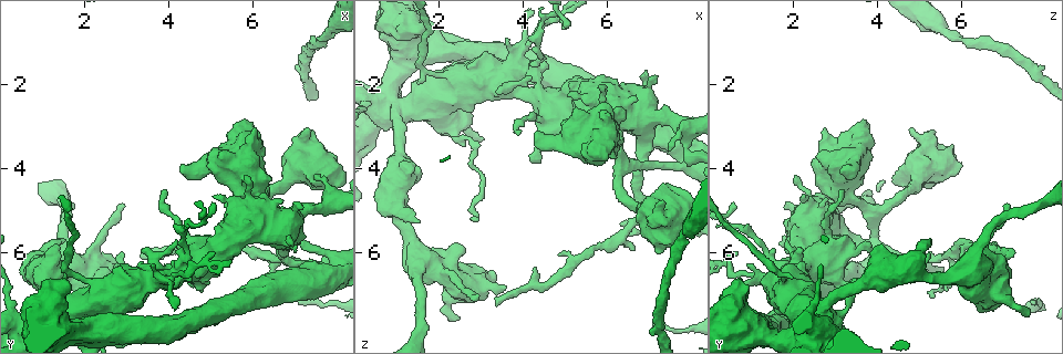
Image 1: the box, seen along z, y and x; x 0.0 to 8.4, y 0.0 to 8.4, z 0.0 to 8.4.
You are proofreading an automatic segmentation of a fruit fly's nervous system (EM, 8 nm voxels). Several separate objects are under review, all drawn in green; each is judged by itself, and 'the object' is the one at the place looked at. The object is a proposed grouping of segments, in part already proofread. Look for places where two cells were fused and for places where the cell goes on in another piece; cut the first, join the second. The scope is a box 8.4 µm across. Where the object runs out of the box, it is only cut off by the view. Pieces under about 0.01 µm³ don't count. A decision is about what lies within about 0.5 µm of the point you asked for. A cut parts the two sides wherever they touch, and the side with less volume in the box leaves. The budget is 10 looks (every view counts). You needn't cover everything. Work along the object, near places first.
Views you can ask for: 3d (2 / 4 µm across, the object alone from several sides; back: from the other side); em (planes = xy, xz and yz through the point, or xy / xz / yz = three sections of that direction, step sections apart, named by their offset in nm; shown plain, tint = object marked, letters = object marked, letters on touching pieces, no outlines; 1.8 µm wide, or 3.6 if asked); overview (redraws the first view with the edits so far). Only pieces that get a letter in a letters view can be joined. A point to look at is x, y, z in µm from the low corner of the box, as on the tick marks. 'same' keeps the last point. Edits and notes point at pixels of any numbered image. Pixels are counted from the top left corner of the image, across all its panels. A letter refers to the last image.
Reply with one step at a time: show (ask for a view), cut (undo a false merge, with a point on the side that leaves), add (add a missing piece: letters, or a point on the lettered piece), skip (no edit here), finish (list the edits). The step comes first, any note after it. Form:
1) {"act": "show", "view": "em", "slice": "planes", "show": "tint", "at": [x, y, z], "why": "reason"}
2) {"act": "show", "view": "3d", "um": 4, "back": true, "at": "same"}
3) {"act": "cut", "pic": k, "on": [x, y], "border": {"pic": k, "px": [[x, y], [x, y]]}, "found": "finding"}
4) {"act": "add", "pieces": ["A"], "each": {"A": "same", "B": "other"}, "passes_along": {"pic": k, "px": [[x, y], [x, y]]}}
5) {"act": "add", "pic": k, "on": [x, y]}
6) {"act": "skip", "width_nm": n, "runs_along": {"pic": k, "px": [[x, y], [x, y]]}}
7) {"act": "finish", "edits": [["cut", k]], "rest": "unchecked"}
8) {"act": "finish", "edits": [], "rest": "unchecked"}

{"act": "show", "view": "3d", "um": 4, "at": [1.10, 7.50, 2.60]}

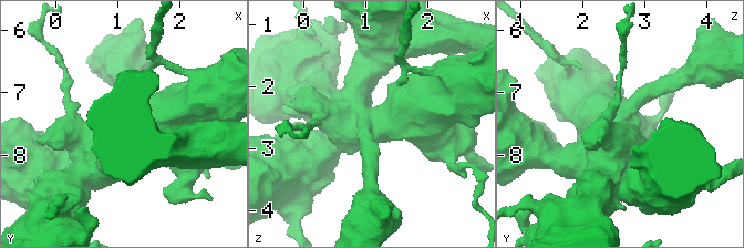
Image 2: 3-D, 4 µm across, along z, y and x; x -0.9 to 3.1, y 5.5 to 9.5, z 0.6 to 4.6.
{"act": "show", "view": "em", "um": 3.6, "slice": "yz", "step": 8, "show": "tint", "at": [1.10, 7.55, 2.60]}

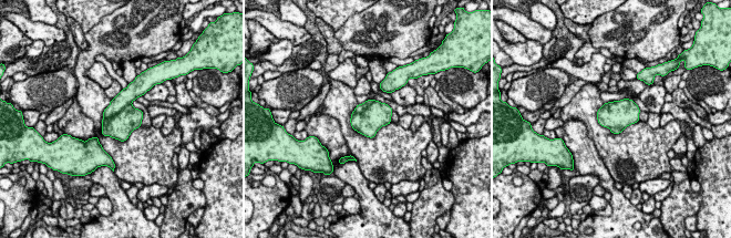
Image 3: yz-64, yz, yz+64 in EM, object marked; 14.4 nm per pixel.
{"act": "show", "view": "em", "um": 3.6, "slice": "planes", "show": "letters", "at": "same"}

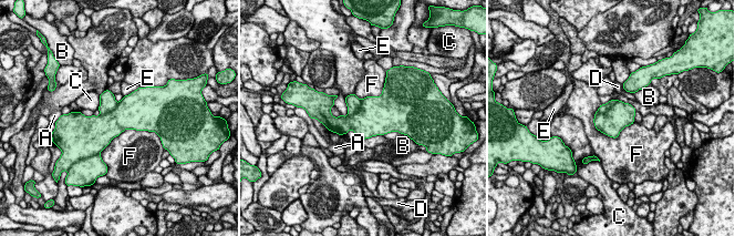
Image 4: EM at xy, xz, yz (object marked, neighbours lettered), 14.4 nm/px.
{"act": "skip", "each": {"A": "other", "B": "other", "C": "other", "D": "other", "E": "other", "F": "other"}, "border": {"pic": 4, "px": [[592, 119], [613, 137], [633, 122]]}, "found": "all the same cell"}

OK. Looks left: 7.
{"act": "show", "view": "3d", "um": 4, "at": [3.70, 6.70, 1.60], "why": "calibre changes"}

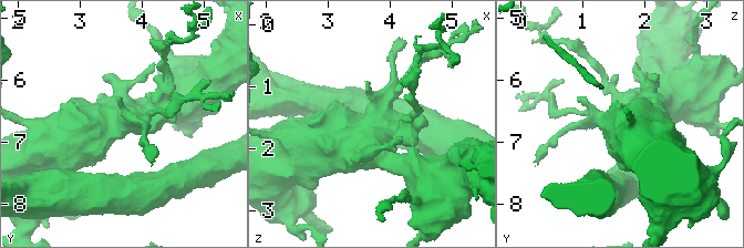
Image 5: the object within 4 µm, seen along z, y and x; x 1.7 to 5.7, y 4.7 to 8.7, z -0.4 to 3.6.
{"act": "show", "view": "em", "um": 3.6, "slice": "planes", "show": "letters", "at": [3.65, 6.70, 1.65]}

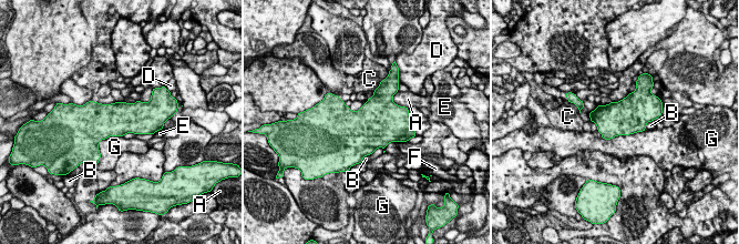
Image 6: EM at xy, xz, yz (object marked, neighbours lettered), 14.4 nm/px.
{"act": "skip", "each": {"A": "other", "B": "other", "C": "other", "D": "other", "E": "other", "F": "other", "G": "other"}, "border": {"pic": 6, "px": [[645, 129], [609, 139], [601, 138]]}, "found": "all the same cell"}

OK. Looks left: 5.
{"act": "show", "view": "3d", "um": 2, "at": [6.85, 5.75, 3.85], "why": "sudden change in width"}

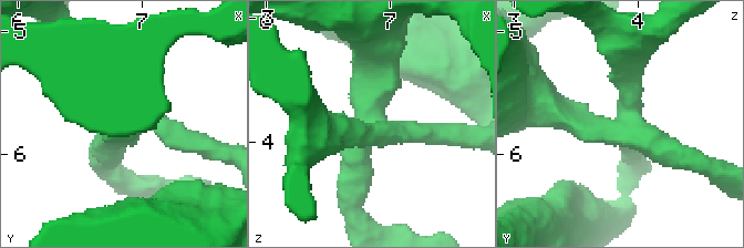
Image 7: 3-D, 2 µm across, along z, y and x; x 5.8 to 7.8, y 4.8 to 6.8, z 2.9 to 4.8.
{"act": "show", "view": "em", "slice": "planes", "show": "letters", "at": [6.84, 5.80, 3.88], "why": "need the tissue"}

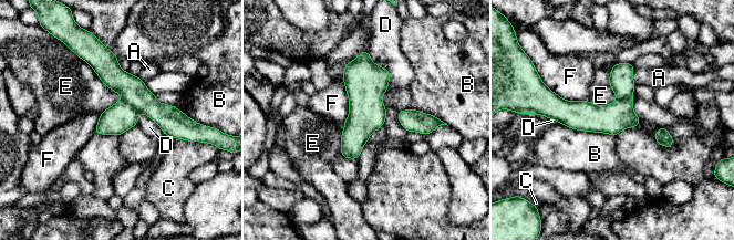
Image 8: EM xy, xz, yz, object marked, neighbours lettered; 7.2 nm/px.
{"act": "skip", "width_nm": 220, "each": {"A": "other", "B": "other", "C": "other", "D": "other", "E": "other", "F": "other"}, "runs_along": {"pic": 8, "px": [[89, 59], [155, 111], [185, 123]]}, "found": "one cell here"}

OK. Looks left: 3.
{"act": "show", "view": "em", "um": 3.6, "slice": "planes", "show": "letters", "at": [2.65, 6.80, 6.70], "why": "four or more arms meet"}

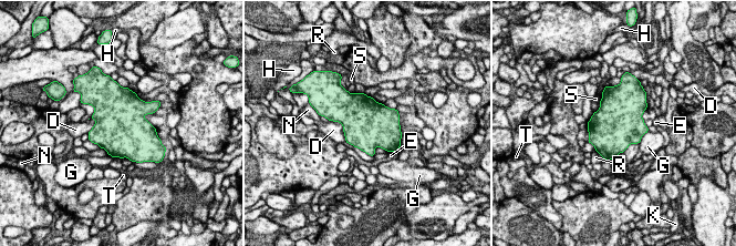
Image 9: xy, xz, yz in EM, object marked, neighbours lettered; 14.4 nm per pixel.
{"act": "skip", "width_nm": 700, "each": {"D": "other", "E": "other", "G": "other", "H": "other", "K": "other", "N": "other", "R": "other", "S": "other", "T": "other"}, "border": {"pic": 9, "px": [[374, 147], [379, 146], [387, 151]]}, "found": "continuous, no second cell"}

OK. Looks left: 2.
{"act": "finish", "edits": [], "rest": "unchecked"}

